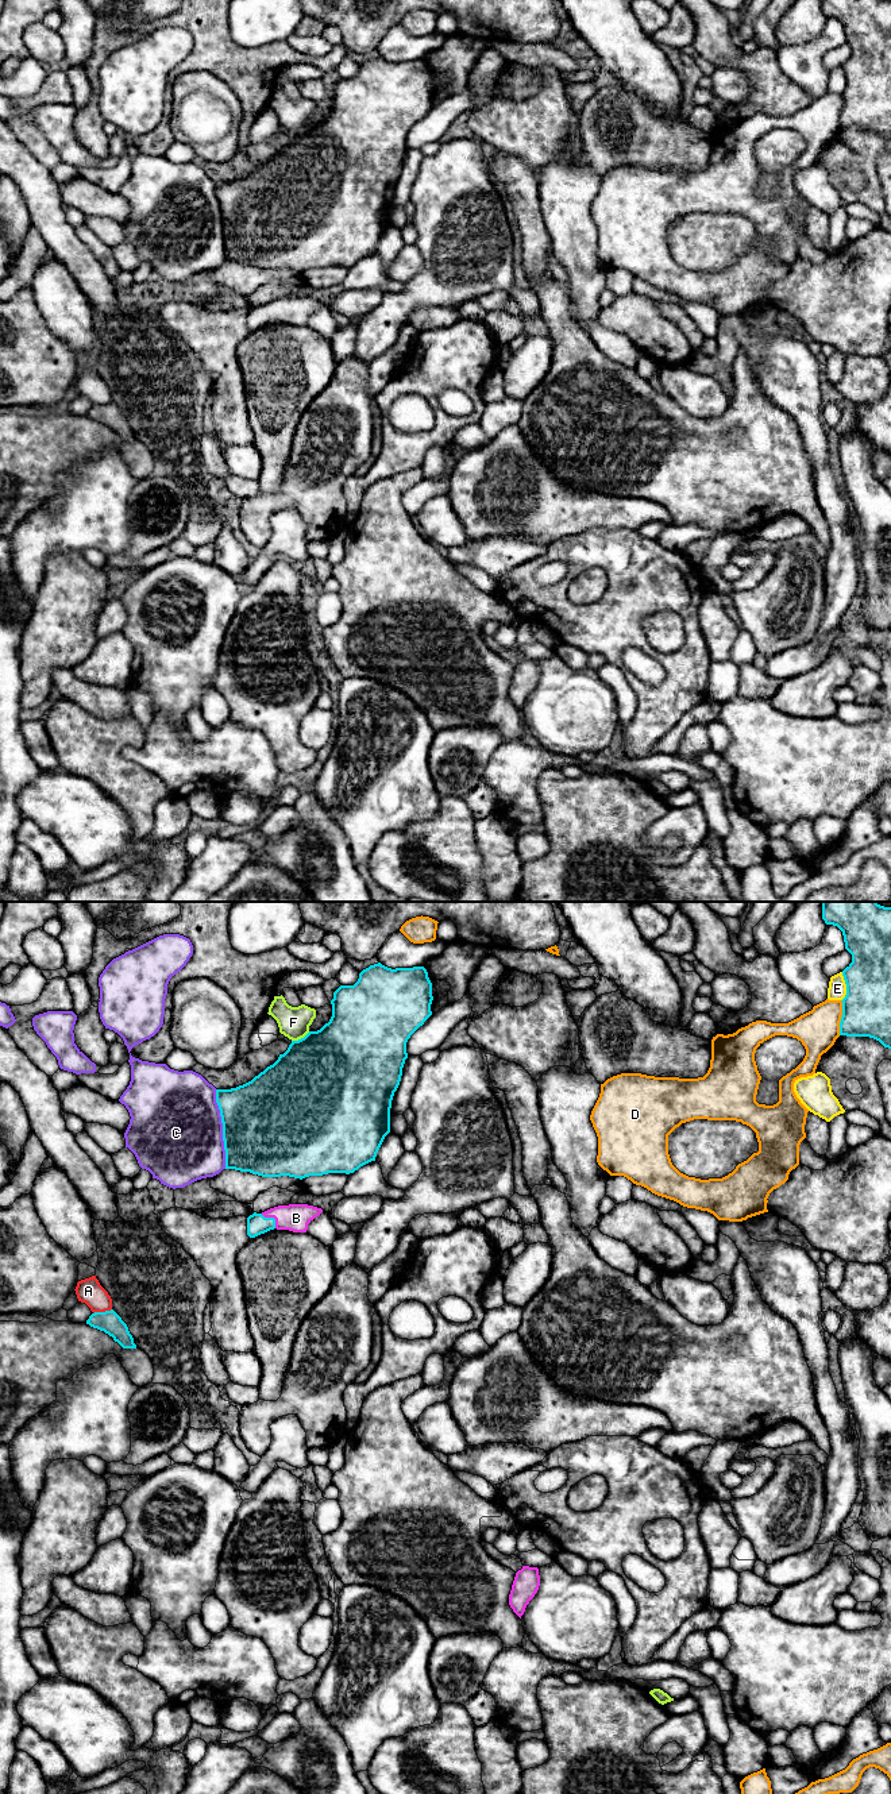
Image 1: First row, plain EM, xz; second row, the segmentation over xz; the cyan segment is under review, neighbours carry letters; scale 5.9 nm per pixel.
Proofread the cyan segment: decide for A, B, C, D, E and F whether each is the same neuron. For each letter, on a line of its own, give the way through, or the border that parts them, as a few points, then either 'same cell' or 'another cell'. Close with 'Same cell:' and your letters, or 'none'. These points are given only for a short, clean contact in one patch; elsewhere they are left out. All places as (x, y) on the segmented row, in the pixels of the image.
A: another cell
B: way xz (257, 1223), (272, 1218), (296, 1218); same cell
C: another cell
D: another cell
E: another cell
F: another cell
Same cell: B

